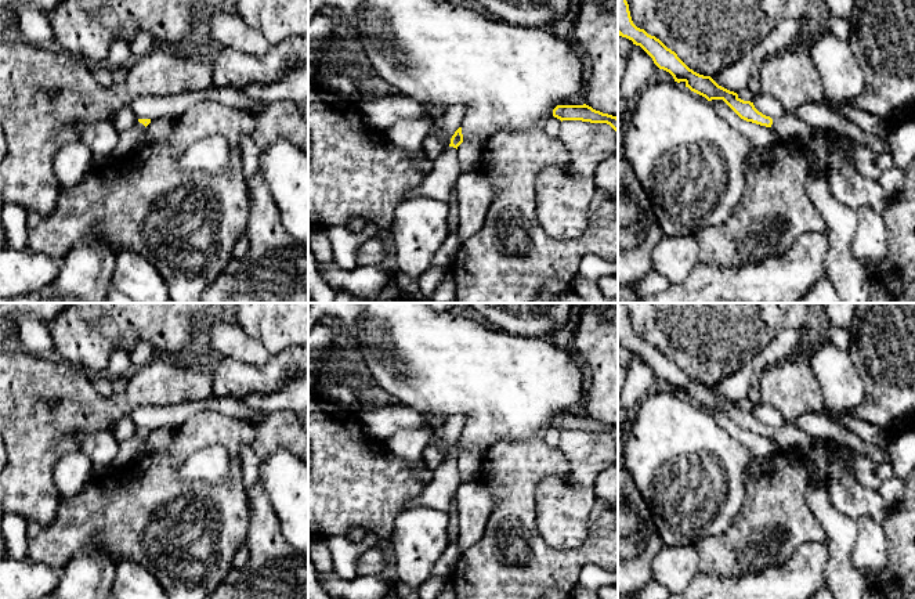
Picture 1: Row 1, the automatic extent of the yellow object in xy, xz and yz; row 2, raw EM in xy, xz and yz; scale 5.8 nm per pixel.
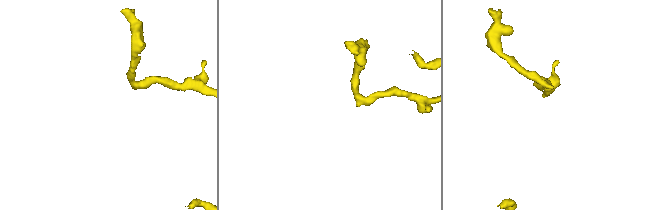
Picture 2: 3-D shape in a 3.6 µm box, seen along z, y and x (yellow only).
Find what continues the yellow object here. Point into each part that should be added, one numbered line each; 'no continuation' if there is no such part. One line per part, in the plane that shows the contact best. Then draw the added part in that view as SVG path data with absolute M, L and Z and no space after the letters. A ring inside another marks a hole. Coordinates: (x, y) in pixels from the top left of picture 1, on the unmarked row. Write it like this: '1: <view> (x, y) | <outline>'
1: xz (437, 493) | M449 457L434 470L433 479L422 492L406 504L406 509L428 506L448 512L451 498L460 484L458 459Z

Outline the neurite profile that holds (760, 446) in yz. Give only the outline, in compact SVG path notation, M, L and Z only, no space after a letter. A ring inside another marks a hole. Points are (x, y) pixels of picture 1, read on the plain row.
M712 409L709 412L719 426L752 451L755 459L768 458L781 451L780 445L771 437L741 429L723 409Z

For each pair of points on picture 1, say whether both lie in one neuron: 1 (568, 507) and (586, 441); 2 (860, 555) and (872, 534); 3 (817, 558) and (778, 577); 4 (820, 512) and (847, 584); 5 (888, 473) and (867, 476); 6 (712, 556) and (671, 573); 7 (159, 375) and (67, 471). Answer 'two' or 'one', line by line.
1: one
2: one
3: one
4: one
5: one
6: two
7: two

